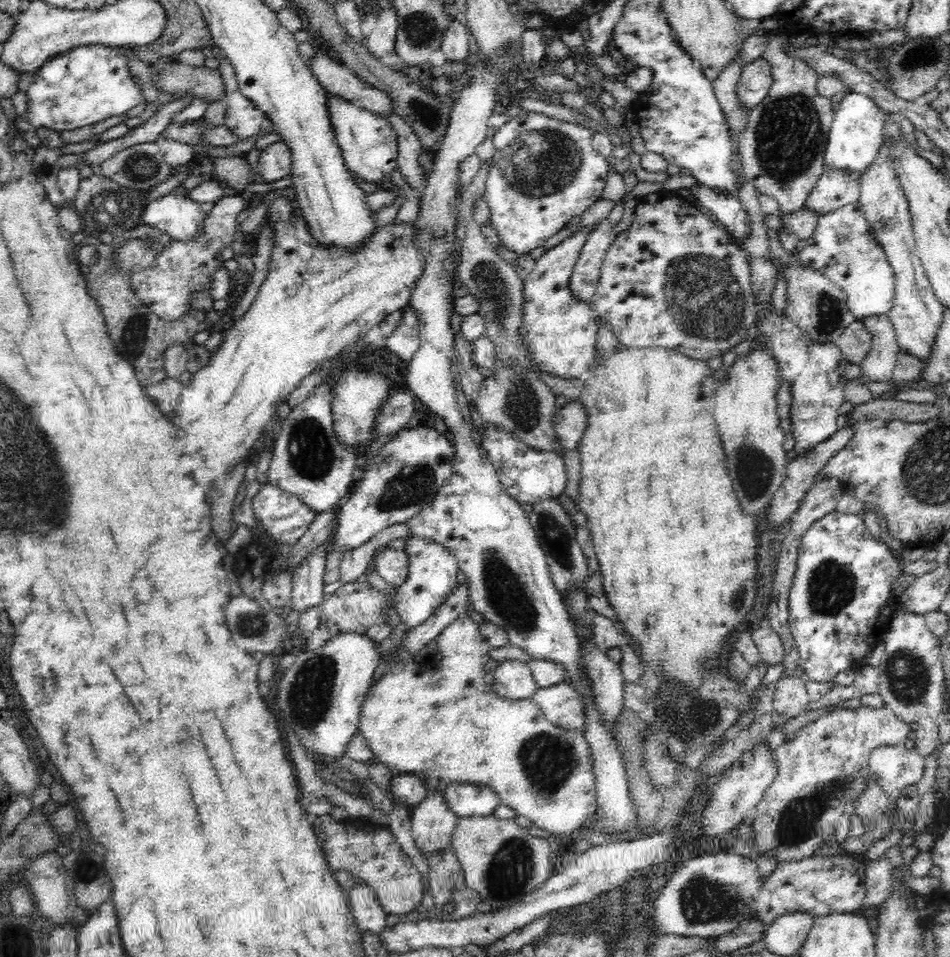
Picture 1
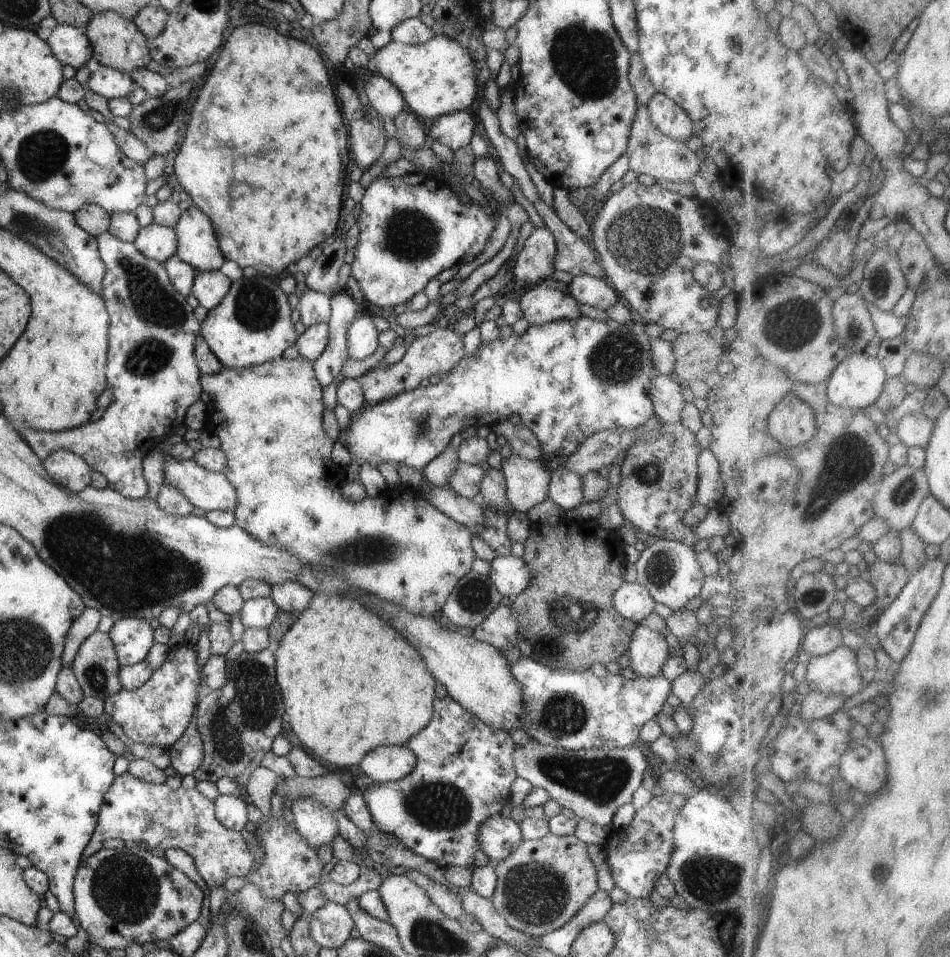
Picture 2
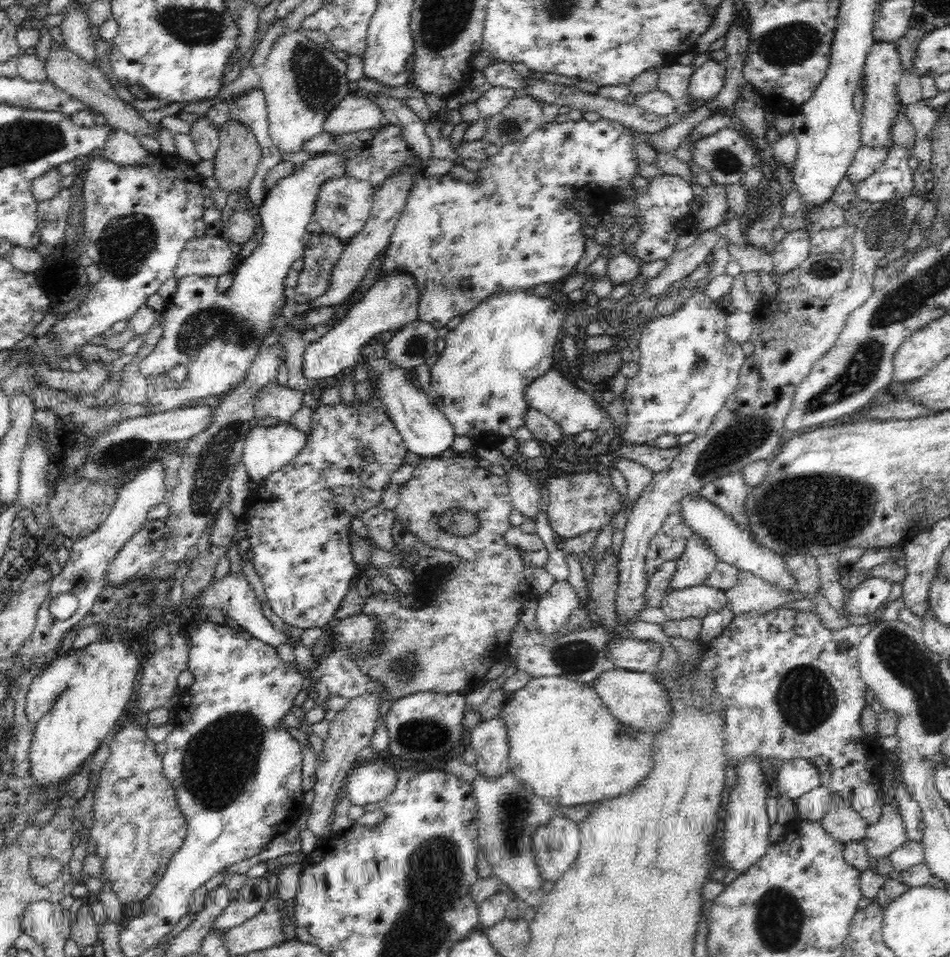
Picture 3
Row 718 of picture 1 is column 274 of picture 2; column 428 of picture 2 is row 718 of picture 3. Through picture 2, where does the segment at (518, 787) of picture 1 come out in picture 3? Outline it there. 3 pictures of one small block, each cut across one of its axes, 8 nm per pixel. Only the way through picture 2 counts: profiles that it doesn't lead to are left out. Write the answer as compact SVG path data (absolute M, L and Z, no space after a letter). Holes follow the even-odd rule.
M558 675L533 678L524 688L509 694L499 715L508 727L510 772L553 806L574 807L617 798L634 791L654 768L652 744L630 738L627 729L612 715L592 685Z

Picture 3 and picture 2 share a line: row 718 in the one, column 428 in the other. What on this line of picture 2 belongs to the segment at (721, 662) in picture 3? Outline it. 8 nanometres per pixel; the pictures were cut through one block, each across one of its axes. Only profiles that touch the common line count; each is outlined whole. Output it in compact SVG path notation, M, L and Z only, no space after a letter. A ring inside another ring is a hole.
M448 695L442 699L436 698L433 704L432 720L428 723L428 726L424 727L424 730L421 730L416 736L413 736L405 745L417 756L414 770L412 770L410 774L403 776L400 780L377 783L373 786L369 786L365 792L362 792L376 828L387 835L393 835L399 841L402 841L402 844L406 848L409 848L414 854L427 858L429 861L436 862L437 865L440 865L445 870L450 867L483 867L486 863L489 863L491 859L482 852L478 844L478 829L487 818L500 814L502 808L504 808L508 802L511 802L510 785L516 780L517 772L513 759L513 752L516 745L512 741L510 733L505 730L496 730L484 724L477 716L464 710L464 707L459 702L456 702Z

